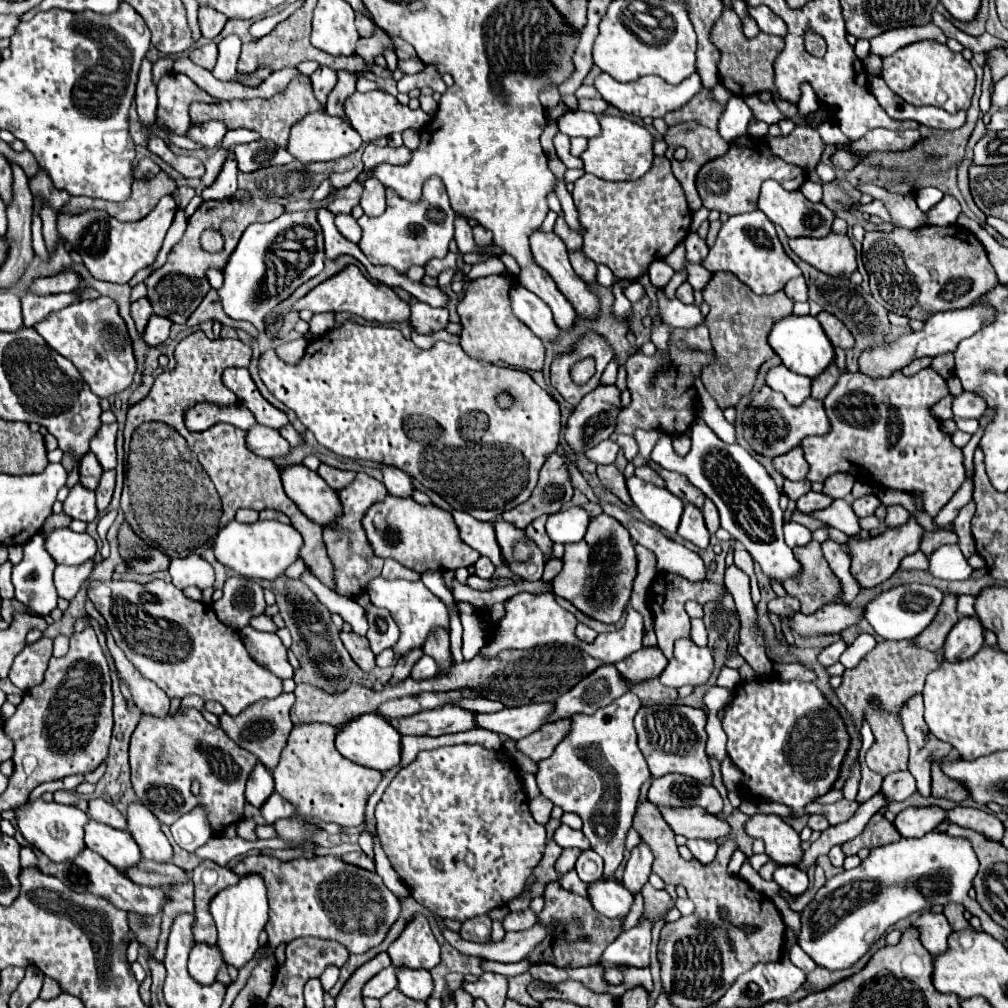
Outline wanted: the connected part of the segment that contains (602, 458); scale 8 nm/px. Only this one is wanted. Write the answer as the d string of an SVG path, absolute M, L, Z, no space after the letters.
M604 440L598 446L590 448L590 452L586 456L590 456L596 464L612 464L616 460L618 450L620 450L618 444L614 444L612 440Z

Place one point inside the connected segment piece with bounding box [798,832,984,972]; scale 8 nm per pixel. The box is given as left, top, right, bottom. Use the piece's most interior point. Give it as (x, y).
(851, 911)

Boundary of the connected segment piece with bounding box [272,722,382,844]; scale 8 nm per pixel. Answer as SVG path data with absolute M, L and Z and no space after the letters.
M318 722L298 724L292 728L286 748L282 750L280 764L272 772L276 792L288 802L296 804L300 814L294 820L280 820L274 824L282 840L302 844L306 836L310 836L310 828L316 828L302 820L306 816L318 816L324 822L334 822L340 826L360 826L364 822L366 798L376 790L378 782L382 780L382 774L370 768L362 768L340 756L340 752L334 746L336 732L336 726Z

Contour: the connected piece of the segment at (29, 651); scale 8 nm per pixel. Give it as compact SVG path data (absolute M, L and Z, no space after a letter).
M40 638L34 644L28 644L12 662L10 680L20 690L30 690L44 680L48 660L52 656L52 640Z

